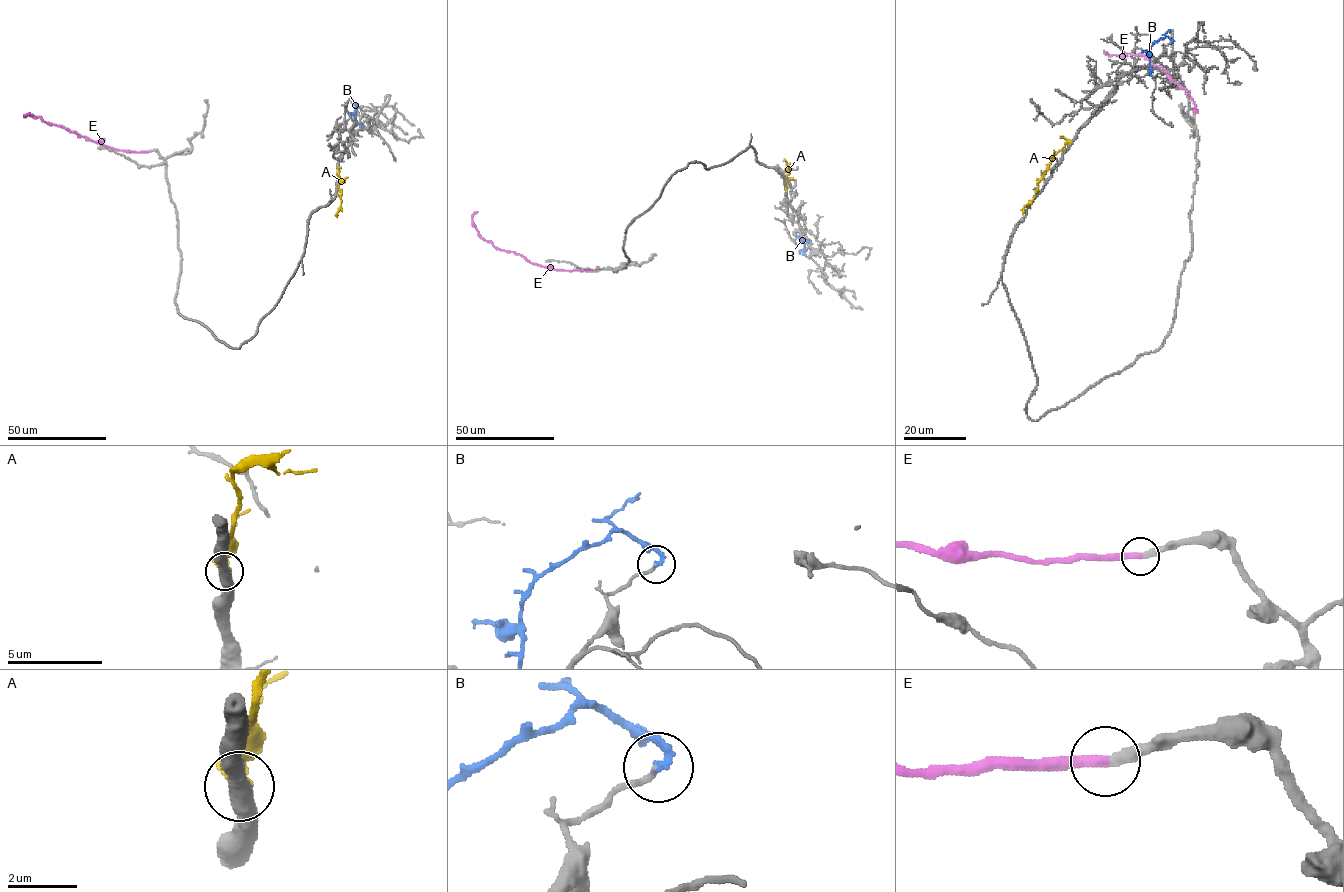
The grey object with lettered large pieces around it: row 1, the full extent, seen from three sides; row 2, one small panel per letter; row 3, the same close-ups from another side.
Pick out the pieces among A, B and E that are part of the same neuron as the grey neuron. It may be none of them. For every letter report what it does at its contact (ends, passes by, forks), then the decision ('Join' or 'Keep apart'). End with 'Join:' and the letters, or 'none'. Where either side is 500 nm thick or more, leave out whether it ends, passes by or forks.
A: Keep apart
B: It ends there. Keep apart
E: It ends there. Join
Join: E

